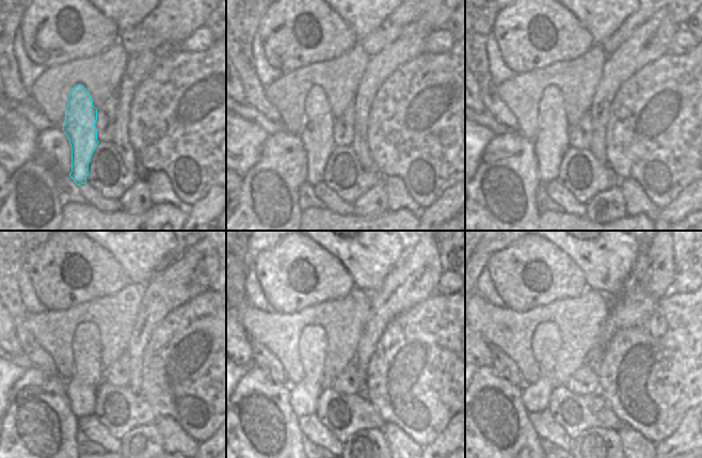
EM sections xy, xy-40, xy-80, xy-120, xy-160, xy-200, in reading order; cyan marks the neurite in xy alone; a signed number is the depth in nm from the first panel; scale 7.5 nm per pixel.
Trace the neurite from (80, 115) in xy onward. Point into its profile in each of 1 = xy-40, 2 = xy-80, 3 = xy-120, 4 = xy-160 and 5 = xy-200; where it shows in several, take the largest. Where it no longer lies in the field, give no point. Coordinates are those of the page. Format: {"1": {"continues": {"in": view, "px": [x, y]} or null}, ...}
{"1": {"continues": {"in": "xy-40", "px": [316, 136]}}, "2": {"continues": {"in": "xy-80", "px": [552, 141]}}, "3": {"continues": {"in": "xy-120", "px": [66, 392]}}, "4": {"continues": {"in": "xy-160", "px": [303, 396]}}, "5": {"continues": {"in": "xy-200", "px": [546, 341]}}}

